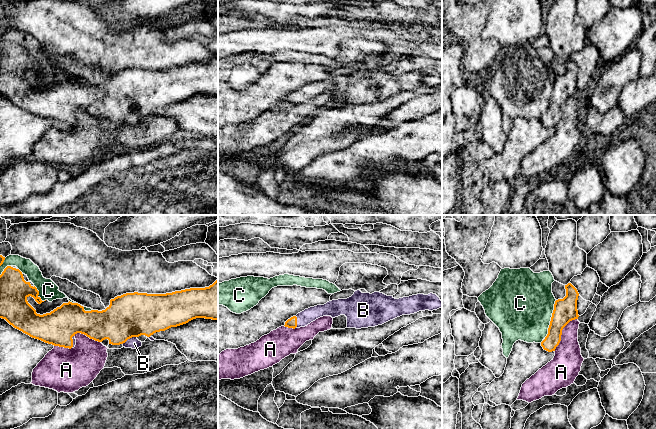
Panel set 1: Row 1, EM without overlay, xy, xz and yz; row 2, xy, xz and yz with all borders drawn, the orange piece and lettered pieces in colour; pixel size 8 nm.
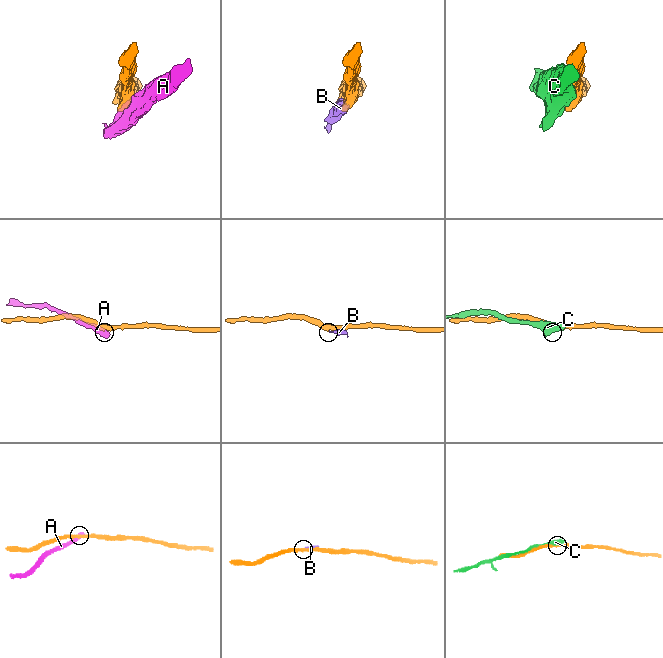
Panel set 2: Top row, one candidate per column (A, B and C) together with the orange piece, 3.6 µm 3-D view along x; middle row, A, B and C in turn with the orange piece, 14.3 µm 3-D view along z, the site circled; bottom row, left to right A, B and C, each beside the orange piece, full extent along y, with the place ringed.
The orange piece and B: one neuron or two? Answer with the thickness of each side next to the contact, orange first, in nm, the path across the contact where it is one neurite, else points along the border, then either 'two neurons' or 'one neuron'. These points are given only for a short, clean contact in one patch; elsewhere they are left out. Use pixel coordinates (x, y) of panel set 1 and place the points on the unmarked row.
calibres 360 and 90 nm; one neuron

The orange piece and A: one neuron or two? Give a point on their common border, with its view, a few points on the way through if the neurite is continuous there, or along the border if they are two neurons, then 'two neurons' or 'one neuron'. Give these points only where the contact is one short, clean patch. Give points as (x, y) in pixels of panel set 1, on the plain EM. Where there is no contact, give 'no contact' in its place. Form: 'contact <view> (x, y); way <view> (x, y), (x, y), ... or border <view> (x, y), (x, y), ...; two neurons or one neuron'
contact yz (561, 109); two neurons

